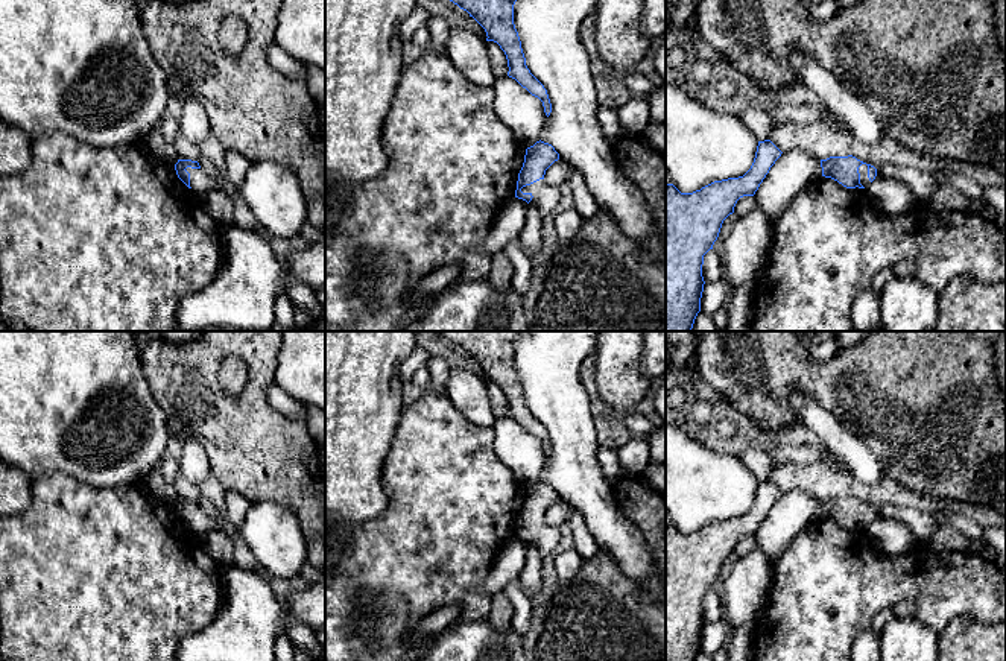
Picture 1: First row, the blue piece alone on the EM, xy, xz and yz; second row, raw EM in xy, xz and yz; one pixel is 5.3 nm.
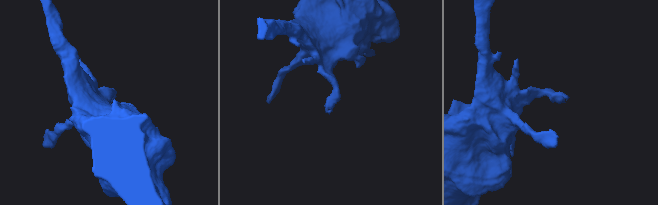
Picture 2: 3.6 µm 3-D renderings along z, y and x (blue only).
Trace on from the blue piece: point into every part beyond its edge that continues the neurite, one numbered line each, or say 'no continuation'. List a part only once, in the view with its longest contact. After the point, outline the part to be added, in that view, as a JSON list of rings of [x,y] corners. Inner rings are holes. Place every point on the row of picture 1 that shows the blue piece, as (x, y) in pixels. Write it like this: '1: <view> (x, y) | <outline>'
1: yz (865, 181) | [[[862,164],[859,167],[859,173],[860,173],[860,184],[866,188],[871,184],[871,181],[868,178],[868,166]]]

